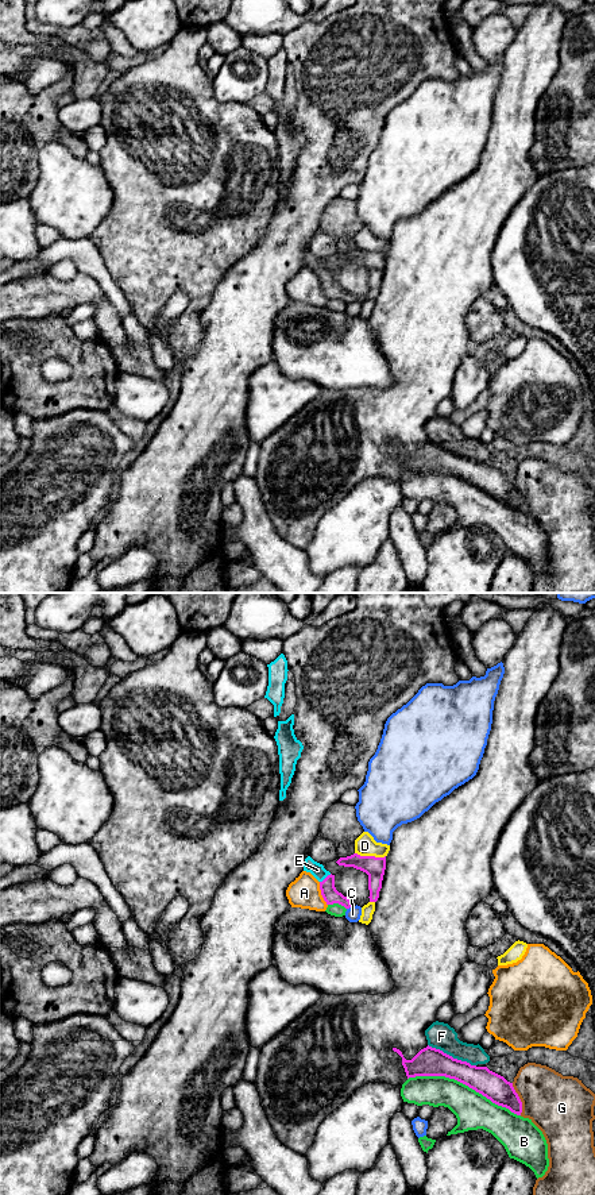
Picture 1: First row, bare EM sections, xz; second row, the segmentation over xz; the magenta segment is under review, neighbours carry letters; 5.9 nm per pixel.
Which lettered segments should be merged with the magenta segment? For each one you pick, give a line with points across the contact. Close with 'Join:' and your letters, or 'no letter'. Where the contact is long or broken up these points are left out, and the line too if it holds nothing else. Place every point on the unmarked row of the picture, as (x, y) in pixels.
E: Path across: xz (331, 290), (327, 282), (327, 272), (317, 265)
Join: E

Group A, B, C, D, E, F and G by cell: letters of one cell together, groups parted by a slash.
A / B / C / D / E / F / G

